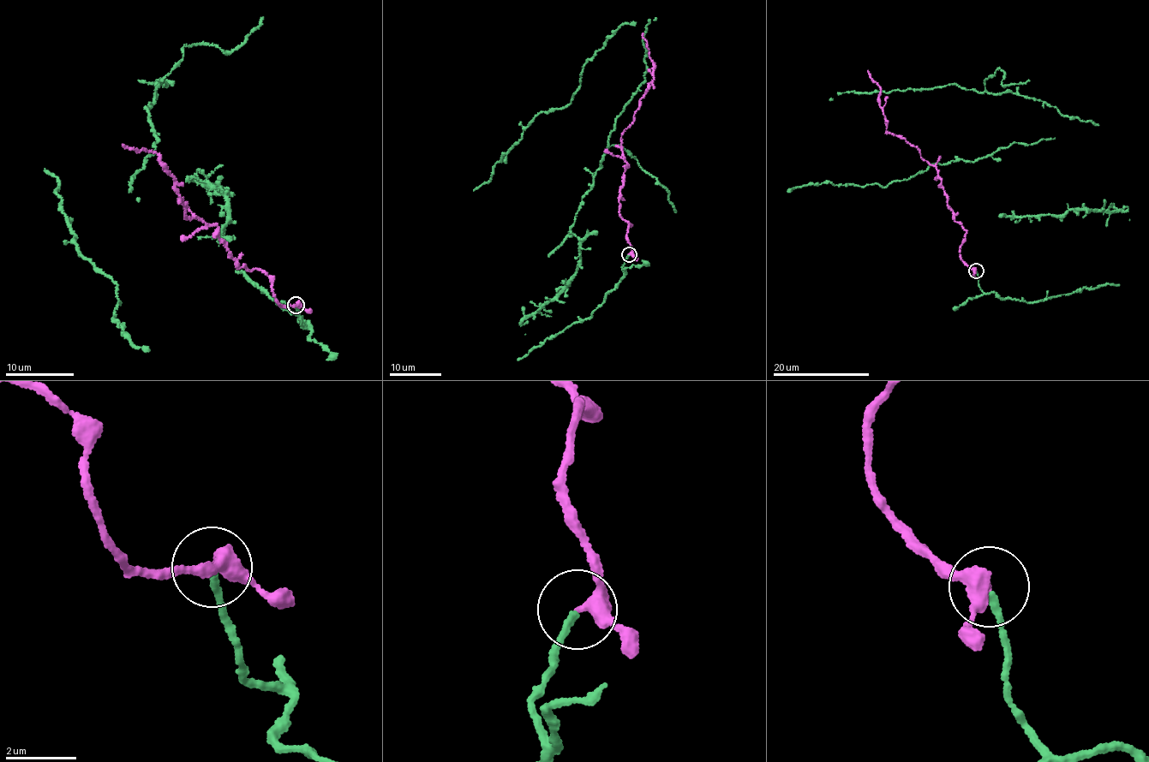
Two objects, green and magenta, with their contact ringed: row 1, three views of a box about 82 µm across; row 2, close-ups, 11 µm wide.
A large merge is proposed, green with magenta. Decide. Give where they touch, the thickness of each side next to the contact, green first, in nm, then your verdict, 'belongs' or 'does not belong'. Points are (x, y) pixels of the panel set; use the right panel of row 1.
(976, 270) | 190/360 nm | belongs

